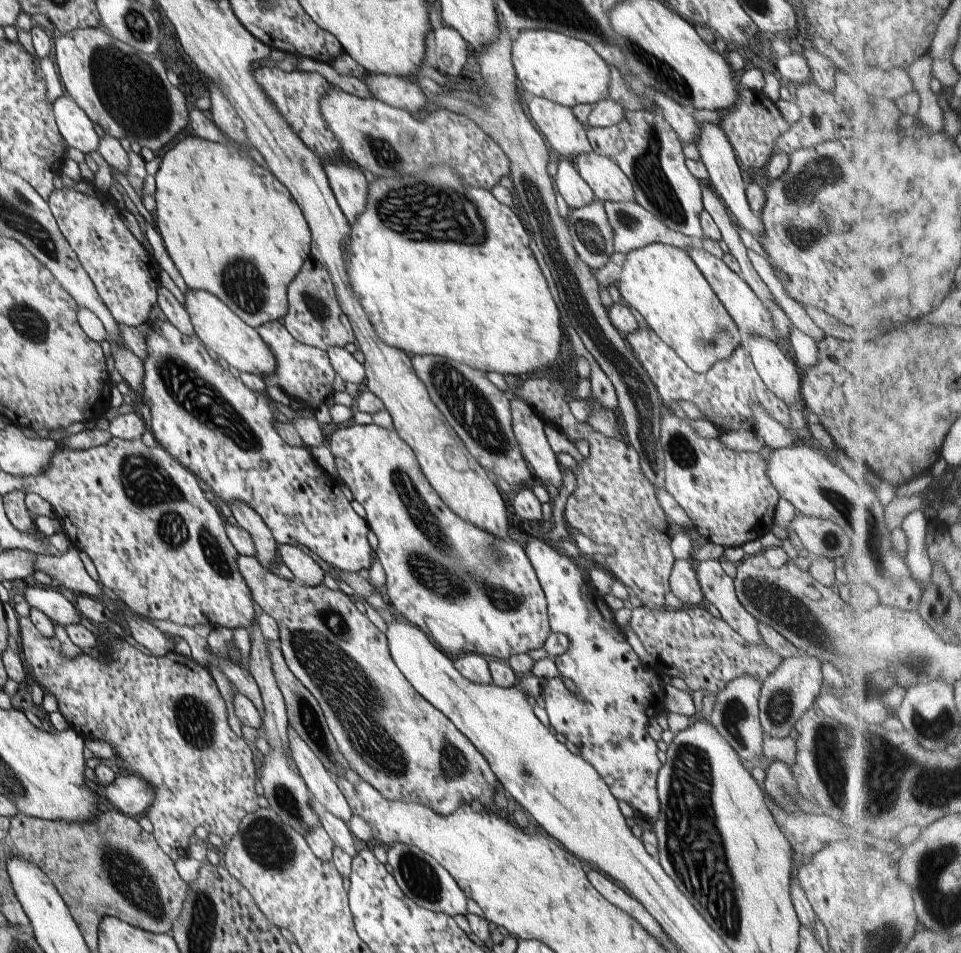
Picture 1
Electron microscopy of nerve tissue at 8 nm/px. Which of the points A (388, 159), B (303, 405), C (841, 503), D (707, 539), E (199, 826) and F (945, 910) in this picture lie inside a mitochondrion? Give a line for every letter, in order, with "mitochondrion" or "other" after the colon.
A: mitochondrion
B: other
C: mitochondrion
D: other
E: other
F: mitochondrion

